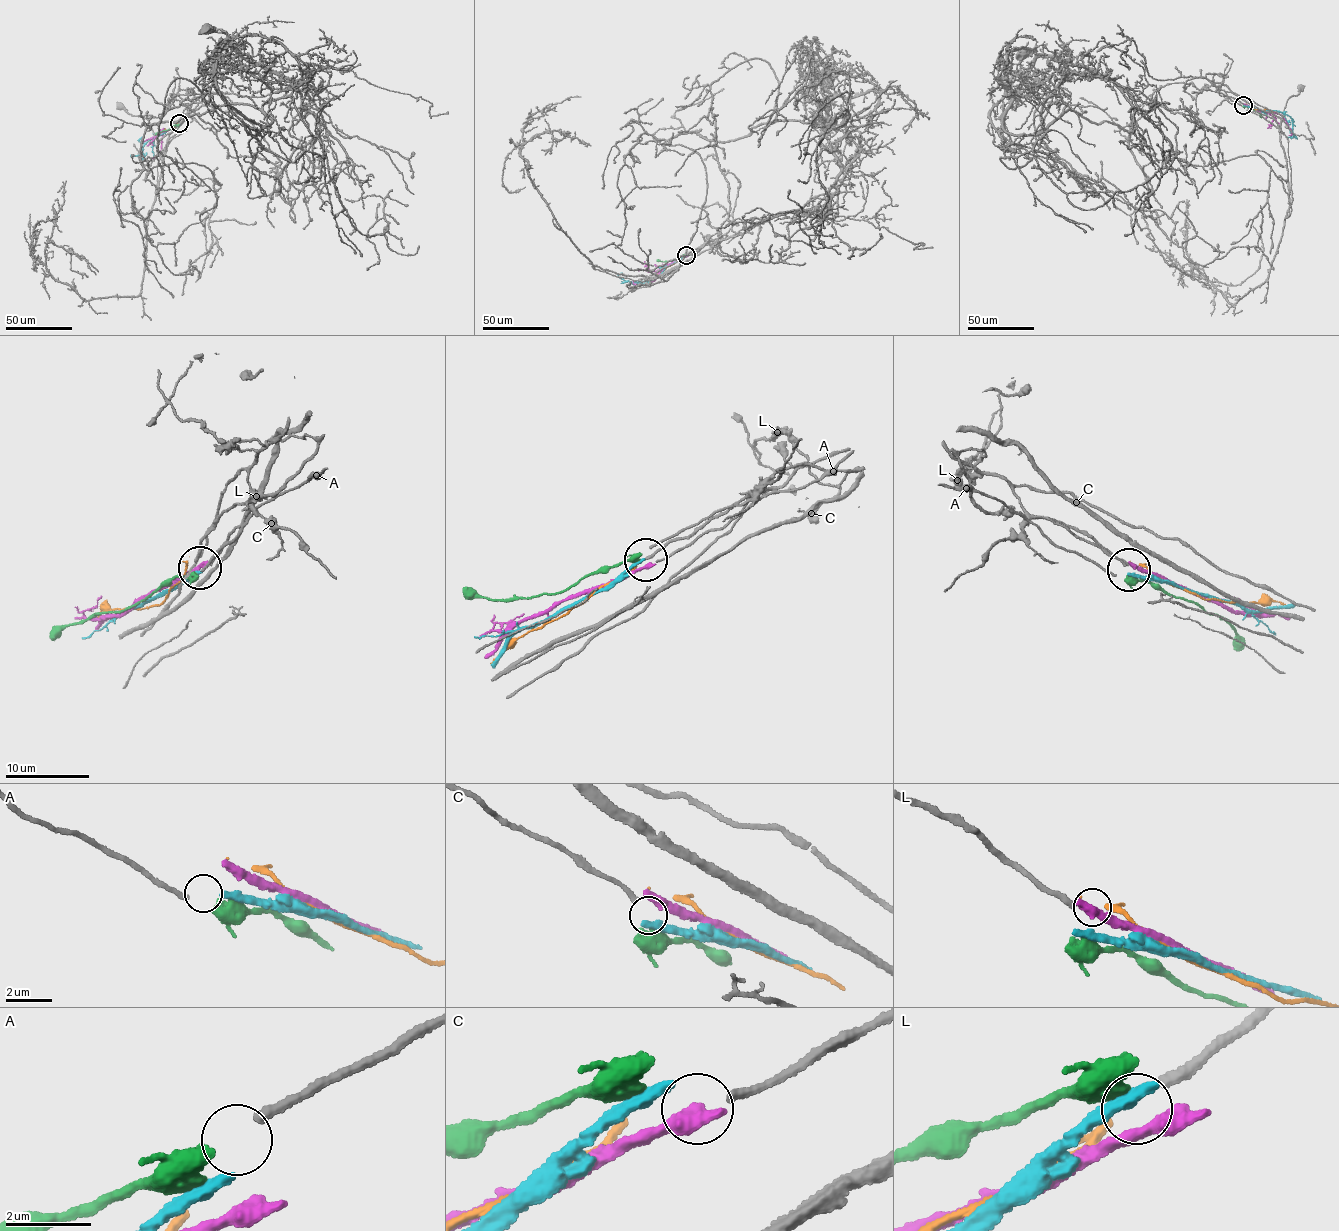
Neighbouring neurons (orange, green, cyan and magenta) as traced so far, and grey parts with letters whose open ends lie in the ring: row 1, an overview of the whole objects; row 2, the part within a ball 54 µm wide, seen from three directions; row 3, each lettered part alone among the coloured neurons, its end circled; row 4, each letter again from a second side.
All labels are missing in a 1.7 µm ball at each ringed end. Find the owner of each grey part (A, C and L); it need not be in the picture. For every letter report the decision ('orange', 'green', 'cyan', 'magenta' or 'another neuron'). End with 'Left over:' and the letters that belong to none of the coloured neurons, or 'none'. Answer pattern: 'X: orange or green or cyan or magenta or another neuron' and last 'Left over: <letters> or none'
A: green
C: another neuron
L: another neuron
Left over: C, L

